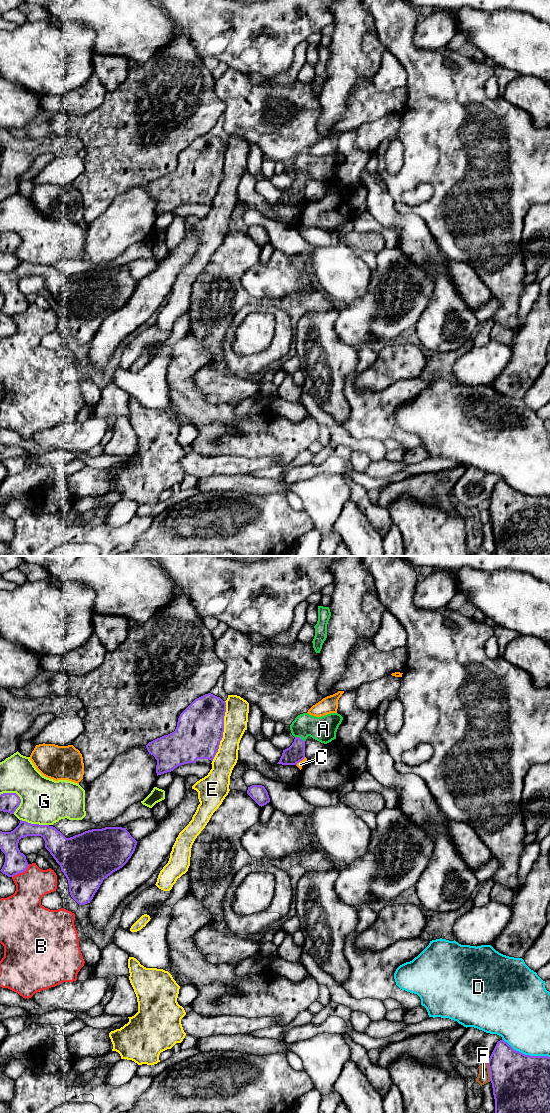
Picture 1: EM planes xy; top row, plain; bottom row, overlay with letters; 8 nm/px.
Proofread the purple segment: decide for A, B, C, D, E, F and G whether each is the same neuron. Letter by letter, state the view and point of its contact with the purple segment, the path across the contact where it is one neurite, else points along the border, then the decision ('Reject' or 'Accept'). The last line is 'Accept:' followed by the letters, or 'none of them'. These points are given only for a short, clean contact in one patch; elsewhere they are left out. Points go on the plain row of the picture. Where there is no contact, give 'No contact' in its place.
A: Touches purple at xy (300, 178). Path across: xy (295, 193), (300, 178), (309, 169), (323, 169). Accept
B: Touches purple at xy (21, 312). Reject
C: Touches purple at xy (300, 200). Reject
D: Touches purple at xy (526, 495). Reject
E: Touches purple at xy (223, 171). Reject
F: Touches purple at xy (489, 512). Reject
G: Touches purple at xy (34, 264). Reject
Accept: A

